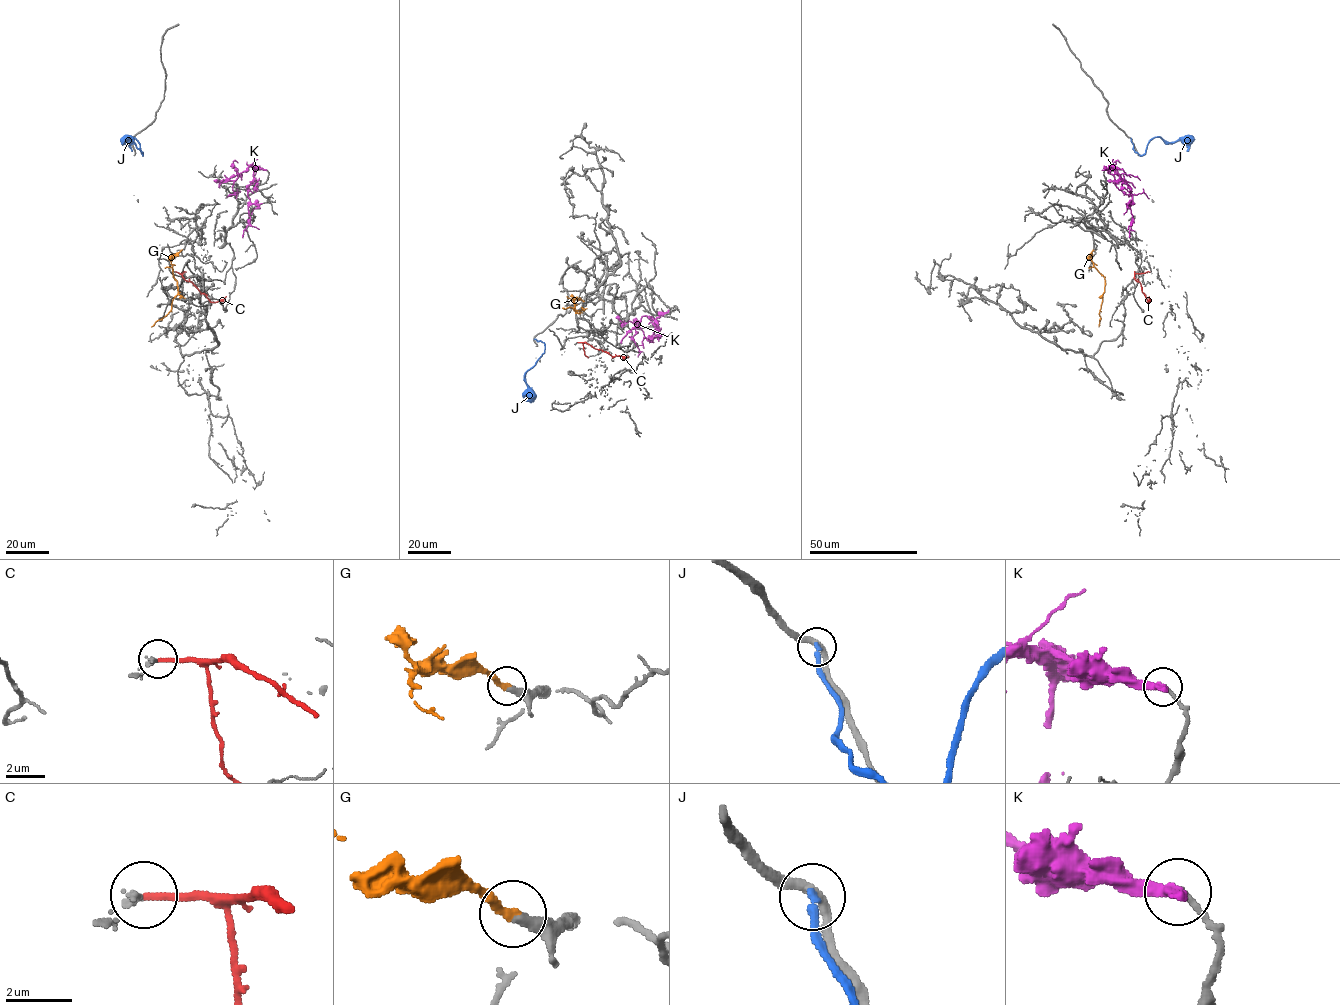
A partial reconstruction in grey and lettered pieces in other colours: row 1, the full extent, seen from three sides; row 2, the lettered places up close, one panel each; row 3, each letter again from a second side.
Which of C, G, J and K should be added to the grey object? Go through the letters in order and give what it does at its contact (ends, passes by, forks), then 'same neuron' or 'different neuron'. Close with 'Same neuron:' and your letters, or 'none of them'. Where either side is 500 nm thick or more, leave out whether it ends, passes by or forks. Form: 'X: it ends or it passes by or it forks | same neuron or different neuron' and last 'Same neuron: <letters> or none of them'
C: it ends | different neuron
G: it ends | same neuron
J: it ends | different neuron
K: it ends | different neuron
Same neuron: G

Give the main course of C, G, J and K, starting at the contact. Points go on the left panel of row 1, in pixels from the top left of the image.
C: (175, 272), (211, 302), (226, 296)
G: (182, 250), (171, 262), (177, 294), (171, 310), (151, 327)
J: (132, 138), (143, 155), (140, 144), (129, 137), (123, 142), (125, 141), (132, 151)
K: (266, 170), (254, 166), (254, 179), (248, 185), (250, 223), (242, 237)

